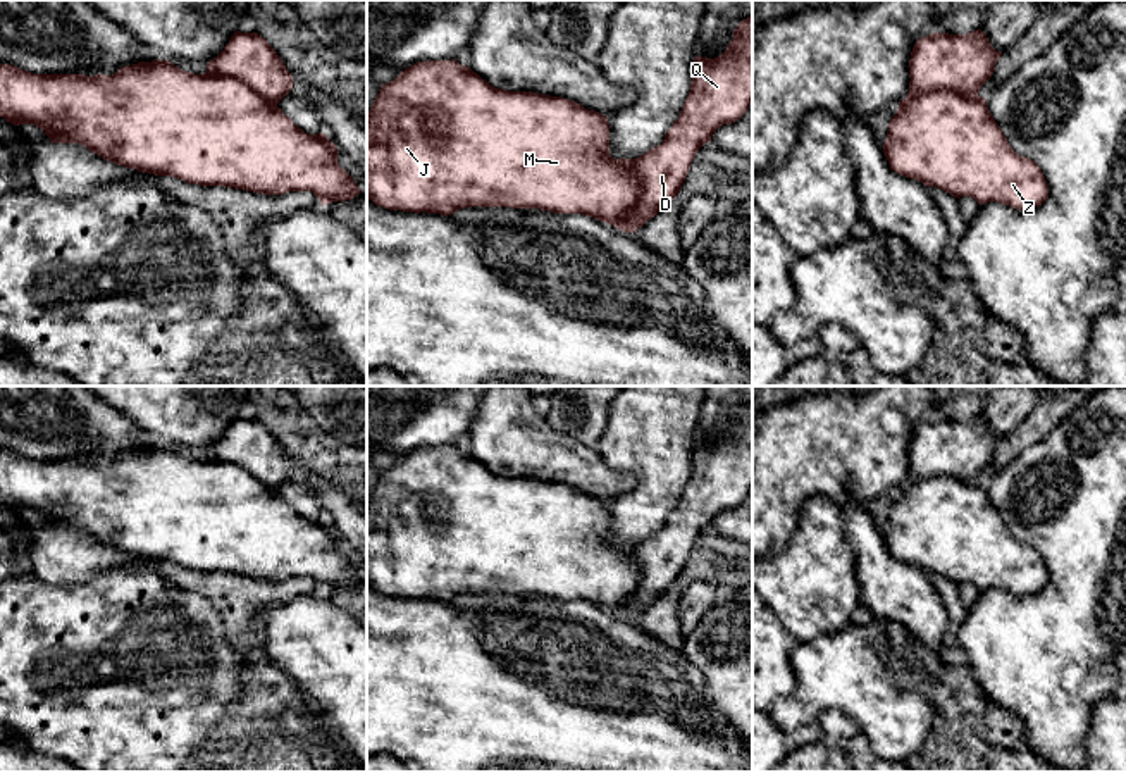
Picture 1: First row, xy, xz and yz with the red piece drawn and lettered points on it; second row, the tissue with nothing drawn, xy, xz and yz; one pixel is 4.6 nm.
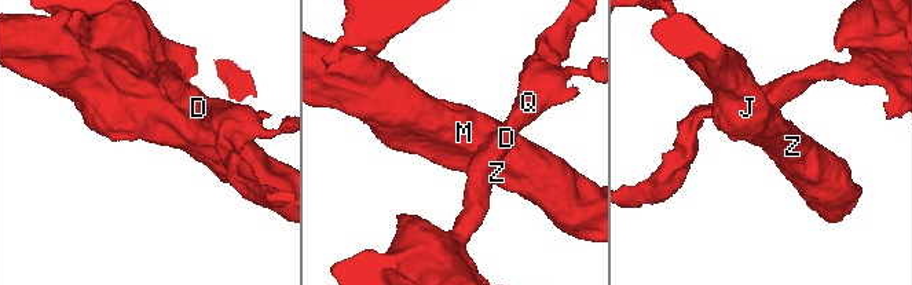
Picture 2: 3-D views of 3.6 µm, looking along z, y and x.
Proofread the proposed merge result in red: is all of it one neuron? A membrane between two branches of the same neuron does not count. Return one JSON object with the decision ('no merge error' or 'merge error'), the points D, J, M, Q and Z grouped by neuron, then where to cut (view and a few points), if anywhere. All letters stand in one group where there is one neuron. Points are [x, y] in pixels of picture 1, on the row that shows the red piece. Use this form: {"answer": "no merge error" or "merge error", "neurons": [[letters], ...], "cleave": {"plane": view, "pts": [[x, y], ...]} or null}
{"answer": "merge error", "neurons": [["D", "Q"], ["J", "M", "Z"]], "cleave": {"plane": "xy", "pts": [[207, 71], [217, 76], [233, 76], [276, 105]]}}

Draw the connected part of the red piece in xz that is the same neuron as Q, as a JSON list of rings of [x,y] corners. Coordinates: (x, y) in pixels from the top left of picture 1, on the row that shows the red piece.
[[[752,16],[740,21],[740,24],[733,29],[733,38],[721,55],[715,59],[696,55],[690,91],[678,119],[668,129],[661,145],[647,150],[630,164],[630,171],[635,174],[640,186],[640,196],[639,202],[623,215],[620,229],[625,233],[635,233],[651,217],[654,217],[663,205],[670,203],[680,193],[699,148],[711,141],[713,133],[720,126],[739,121],[751,103]]]

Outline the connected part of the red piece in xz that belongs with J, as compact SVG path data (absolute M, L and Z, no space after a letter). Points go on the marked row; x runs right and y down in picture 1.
M453 59L427 60L406 67L394 81L382 84L370 107L367 124L367 198L389 210L441 215L451 215L467 207L541 209L556 214L589 215L620 229L623 215L639 202L640 196L639 181L630 171L632 160L634 159L613 159L609 155L609 124L604 114L589 110L580 103L561 96L494 88L470 67L461 65Z

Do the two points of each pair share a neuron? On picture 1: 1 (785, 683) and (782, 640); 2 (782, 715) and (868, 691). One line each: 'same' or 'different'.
1: same
2: same

